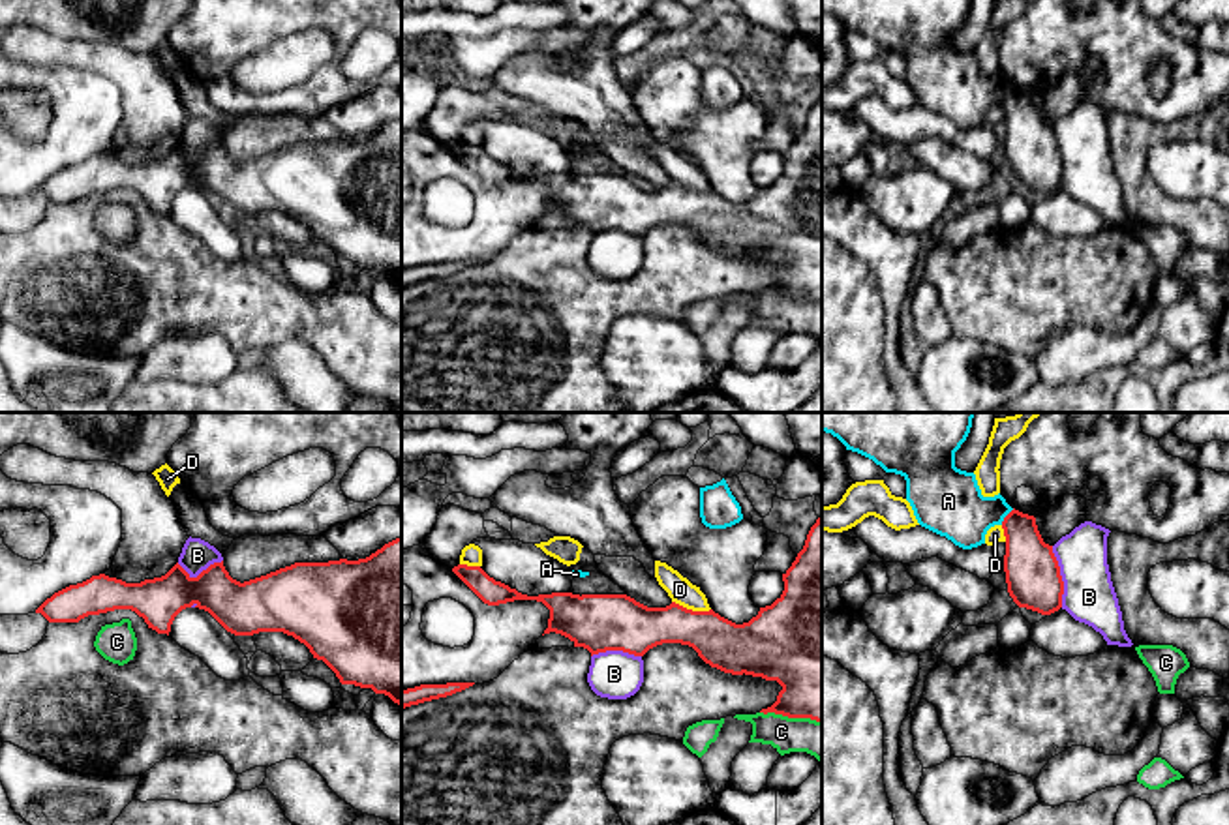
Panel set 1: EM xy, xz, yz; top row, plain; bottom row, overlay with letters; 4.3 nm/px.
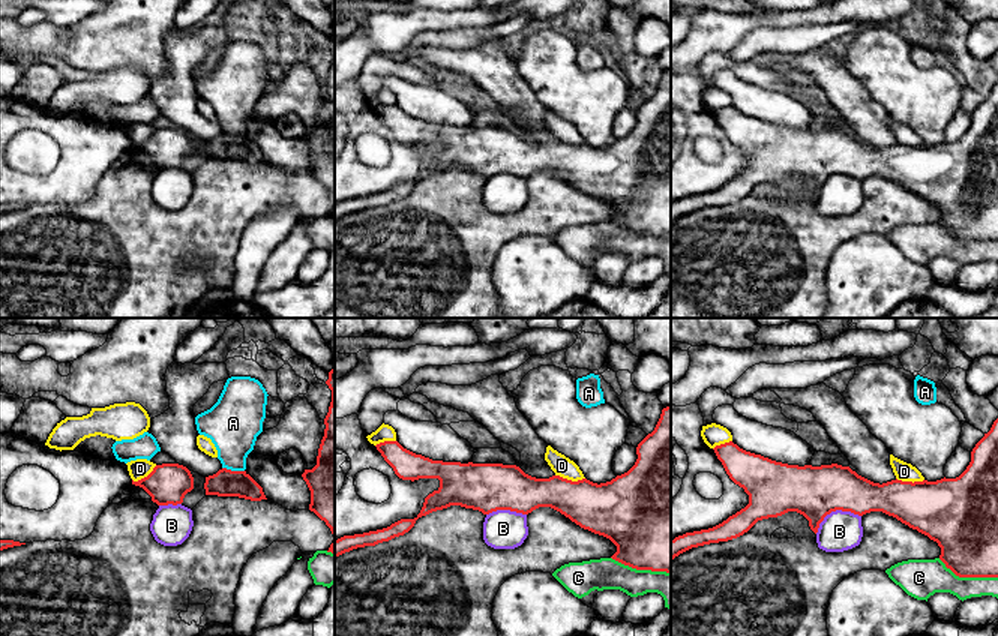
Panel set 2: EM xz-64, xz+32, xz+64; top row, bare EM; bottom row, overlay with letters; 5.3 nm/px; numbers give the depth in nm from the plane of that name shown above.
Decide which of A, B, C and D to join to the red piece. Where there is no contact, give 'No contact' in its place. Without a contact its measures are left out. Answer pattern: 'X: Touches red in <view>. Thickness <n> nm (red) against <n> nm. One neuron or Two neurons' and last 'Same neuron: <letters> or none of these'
A: Touches red in yz. Thickness 220 nm (red) against 280 nm. Two neurons
B: Touches red in yz. Thickness 240 nm (red) against 220 nm. Two neurons
C: Touches red in xz. Thickness 380 nm (red) against 160 nm. Two neurons
D: Touches red in xz. Thickness 220 nm (red) against 110 nm. Two neurons
Same neuron: none of these

